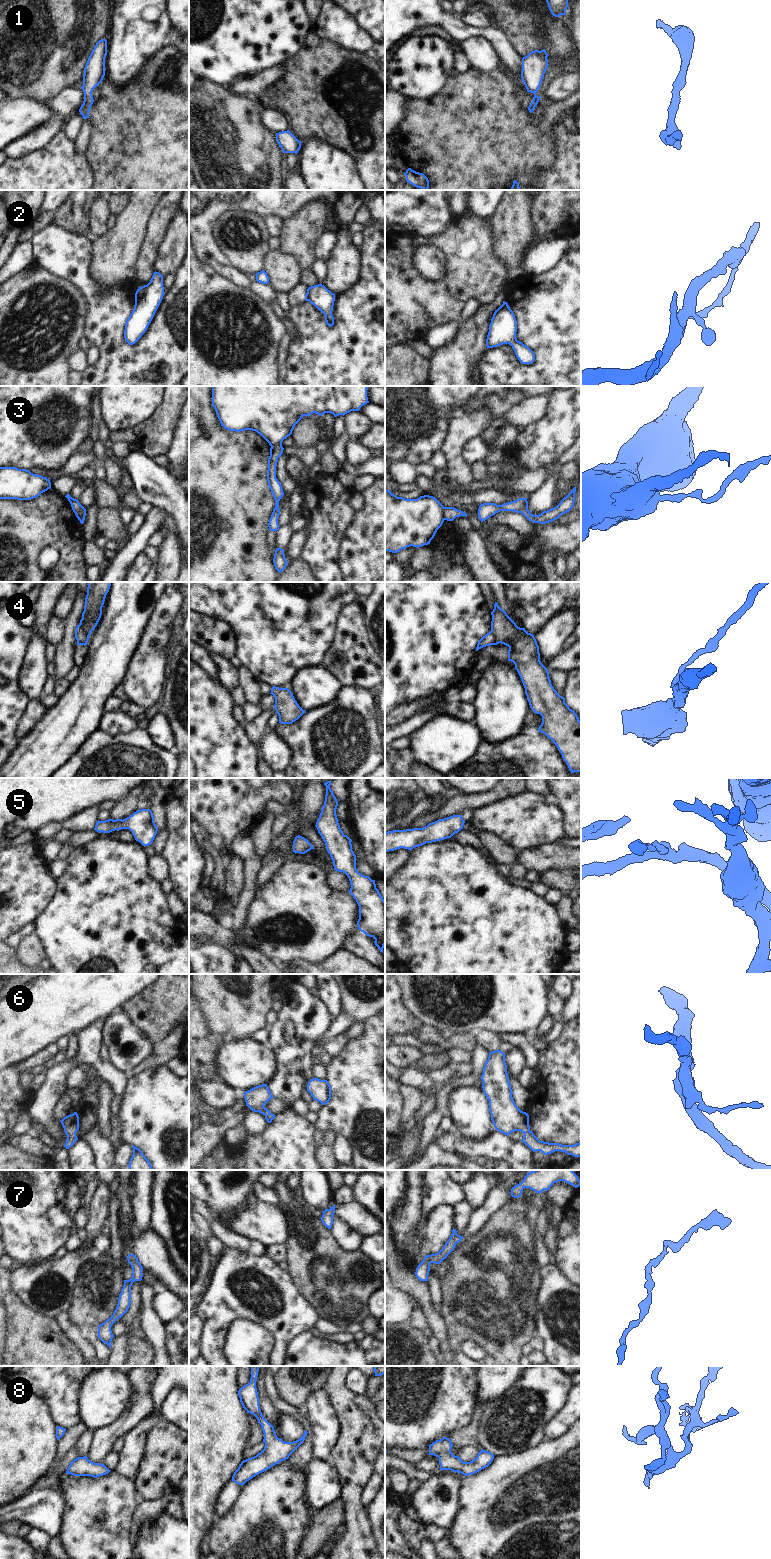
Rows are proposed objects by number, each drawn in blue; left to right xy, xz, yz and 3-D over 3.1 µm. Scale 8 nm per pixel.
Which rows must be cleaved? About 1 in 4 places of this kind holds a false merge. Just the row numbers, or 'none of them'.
3, 4

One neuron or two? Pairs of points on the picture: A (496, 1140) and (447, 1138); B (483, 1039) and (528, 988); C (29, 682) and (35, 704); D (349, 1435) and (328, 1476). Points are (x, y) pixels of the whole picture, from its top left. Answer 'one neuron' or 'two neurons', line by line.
A: one neuron
B: two neurons
C: two neurons
D: two neurons

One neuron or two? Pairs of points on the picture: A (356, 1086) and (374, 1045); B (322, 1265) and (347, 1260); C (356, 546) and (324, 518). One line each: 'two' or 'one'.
A: one
B: one
C: two

